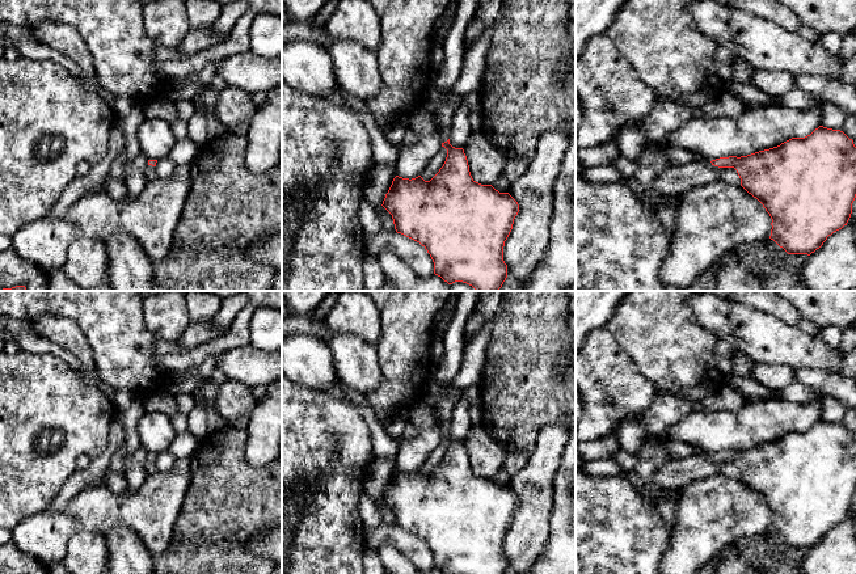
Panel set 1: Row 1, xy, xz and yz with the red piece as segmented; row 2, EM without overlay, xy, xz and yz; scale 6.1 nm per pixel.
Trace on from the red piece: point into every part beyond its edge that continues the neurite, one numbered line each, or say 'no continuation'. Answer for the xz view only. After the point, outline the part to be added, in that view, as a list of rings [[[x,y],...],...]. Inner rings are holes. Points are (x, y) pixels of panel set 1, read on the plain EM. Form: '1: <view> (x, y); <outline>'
1: xz (442, 396); [[[431,376],[427,383],[423,402],[434,409],[442,436],[450,432],[452,413],[459,402],[461,392],[463,391],[454,387],[454,380],[439,381]]]

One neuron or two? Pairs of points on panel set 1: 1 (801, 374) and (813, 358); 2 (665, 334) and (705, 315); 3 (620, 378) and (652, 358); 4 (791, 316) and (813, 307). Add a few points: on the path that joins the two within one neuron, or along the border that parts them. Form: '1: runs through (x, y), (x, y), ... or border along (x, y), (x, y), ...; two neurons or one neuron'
1: border along (795, 368), (821, 368), (836, 374); two neurons
2: border along (687, 304), (692, 317), (717, 338); two neurons
3: border along (618, 344), (657, 391); two neurons
4: border along (792, 304), (802, 317); two neurons

